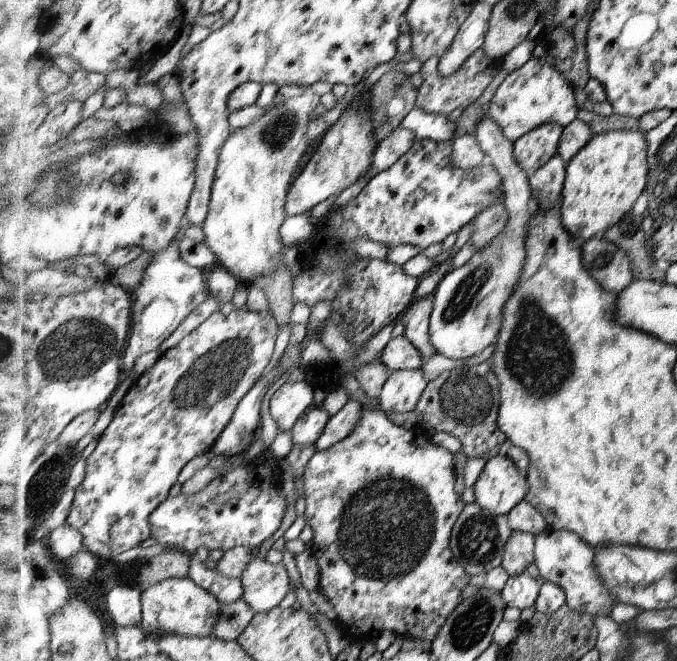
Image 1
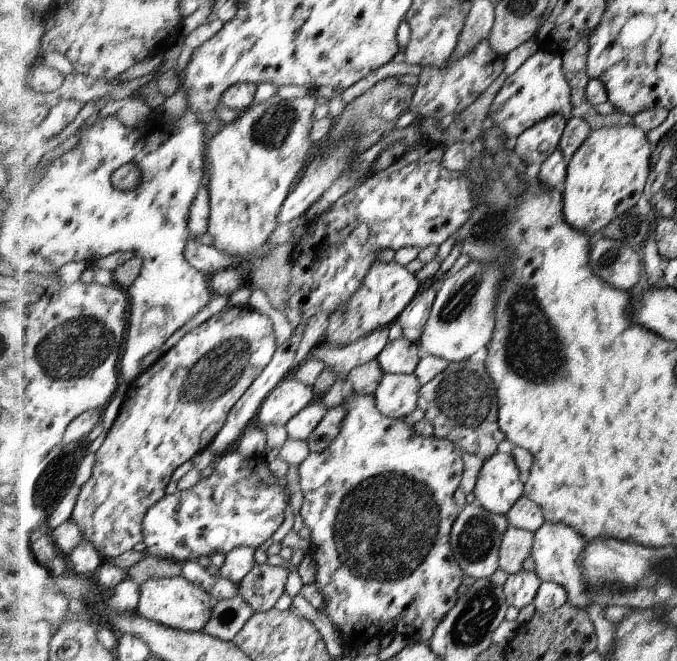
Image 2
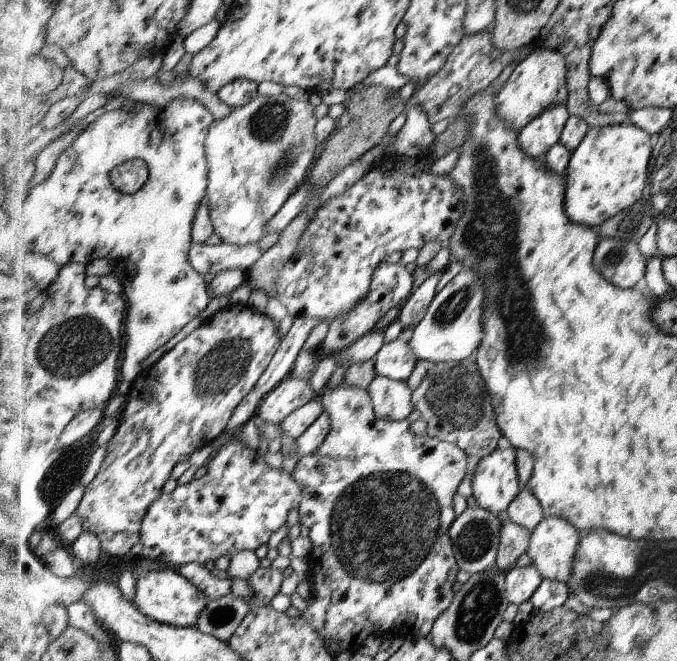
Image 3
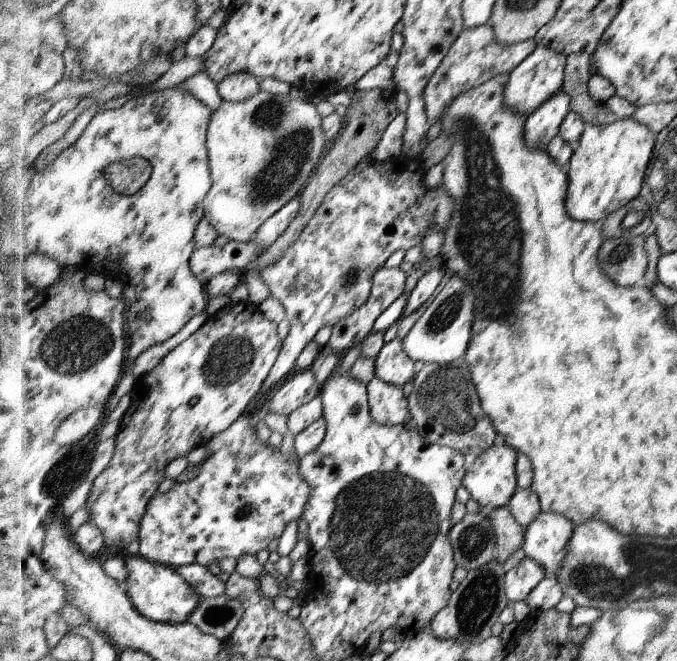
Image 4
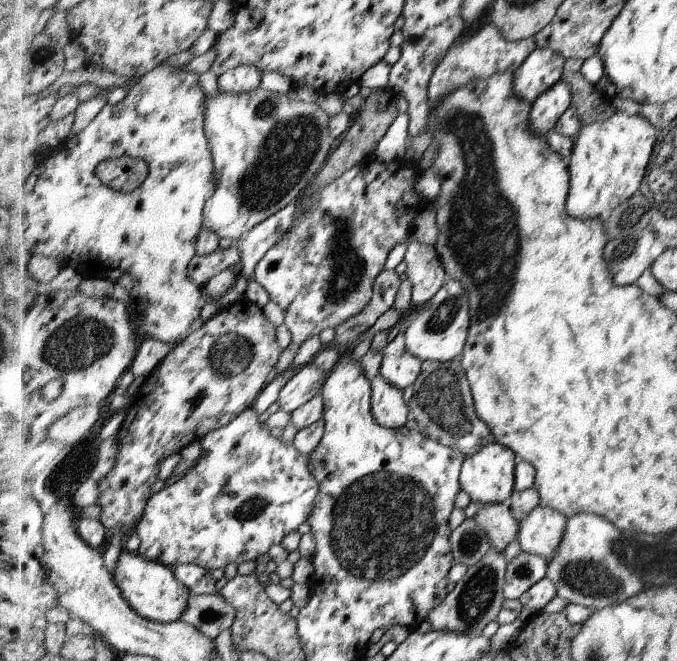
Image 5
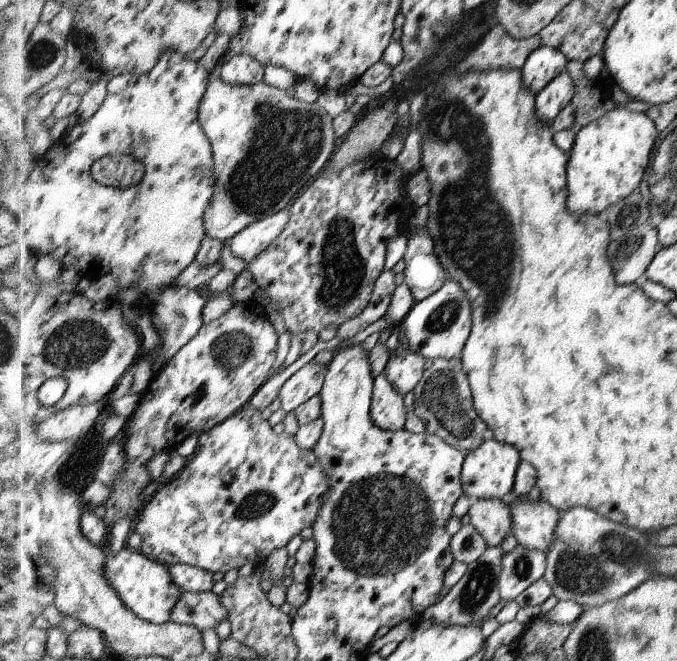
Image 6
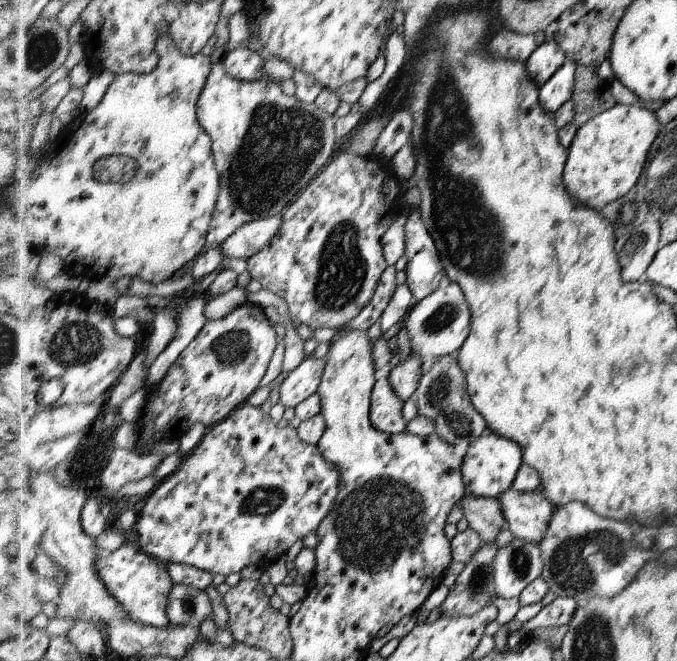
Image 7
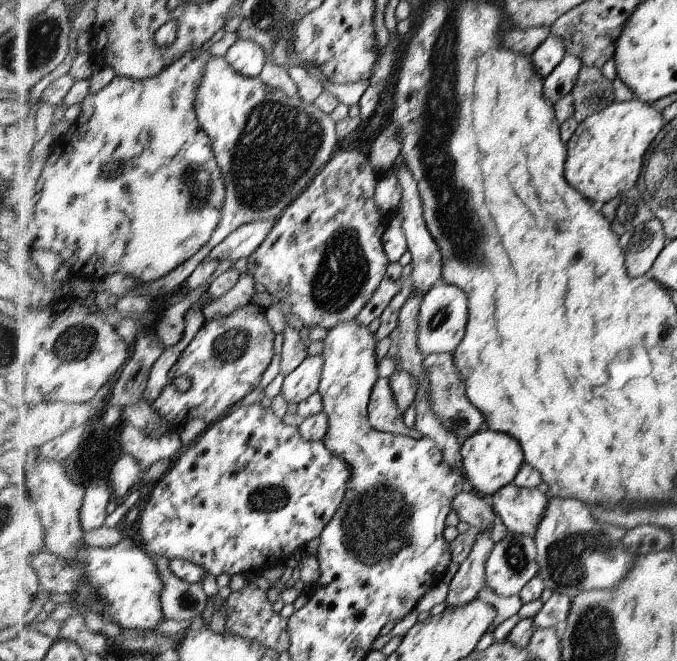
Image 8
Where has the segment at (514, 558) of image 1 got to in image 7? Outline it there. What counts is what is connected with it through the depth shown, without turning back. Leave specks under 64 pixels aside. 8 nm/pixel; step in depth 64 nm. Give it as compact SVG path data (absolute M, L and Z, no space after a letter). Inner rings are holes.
M474 497L459 500L469 527L476 530L483 543L495 544L503 524L506 522L499 498Z

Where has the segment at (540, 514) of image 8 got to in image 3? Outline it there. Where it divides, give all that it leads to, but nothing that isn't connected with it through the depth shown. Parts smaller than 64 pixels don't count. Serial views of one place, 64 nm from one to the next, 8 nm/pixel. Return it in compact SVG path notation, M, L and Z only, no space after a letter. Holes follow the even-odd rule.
M546 517L530 534L527 554L542 579L566 583L574 567L580 532L564 517Z

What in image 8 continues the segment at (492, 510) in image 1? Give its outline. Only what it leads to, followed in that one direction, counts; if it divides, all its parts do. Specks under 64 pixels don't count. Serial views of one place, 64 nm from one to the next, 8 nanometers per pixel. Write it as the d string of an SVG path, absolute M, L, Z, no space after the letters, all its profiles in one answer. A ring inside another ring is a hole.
M483 426L480 432L470 436L461 446L460 452L462 470L466 474L465 489L485 498L494 496L500 488L512 483L524 463L523 447L519 441L504 432L493 431L487 426Z

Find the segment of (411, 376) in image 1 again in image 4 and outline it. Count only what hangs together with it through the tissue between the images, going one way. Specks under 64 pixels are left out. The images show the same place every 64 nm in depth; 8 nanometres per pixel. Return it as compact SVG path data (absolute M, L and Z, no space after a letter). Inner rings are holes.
M374 377L367 385L371 416L381 425L396 426L406 422L409 411L403 388Z

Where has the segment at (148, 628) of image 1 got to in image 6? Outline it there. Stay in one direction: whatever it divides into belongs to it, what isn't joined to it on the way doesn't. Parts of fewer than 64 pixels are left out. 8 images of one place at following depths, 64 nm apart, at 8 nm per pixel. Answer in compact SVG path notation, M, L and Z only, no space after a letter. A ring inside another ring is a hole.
M126 548L118 554L114 554L106 563L106 576L110 578L112 586L118 590L122 600L140 618L156 624L166 624L174 618L174 612L180 598L182 598L182 586L176 584L172 570L163 561L154 560L146 556L140 549Z

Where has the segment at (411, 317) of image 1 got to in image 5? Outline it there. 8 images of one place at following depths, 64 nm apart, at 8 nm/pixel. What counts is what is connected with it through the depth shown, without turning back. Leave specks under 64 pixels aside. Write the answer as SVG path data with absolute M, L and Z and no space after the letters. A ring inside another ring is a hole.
M410 240L405 257L406 276L412 282L411 306L415 308L429 301L446 280L446 271L434 246Z

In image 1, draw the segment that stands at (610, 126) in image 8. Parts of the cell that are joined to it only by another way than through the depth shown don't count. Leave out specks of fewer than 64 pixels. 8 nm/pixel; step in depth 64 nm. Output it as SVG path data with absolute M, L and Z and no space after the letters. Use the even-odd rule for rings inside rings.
M639 128L592 135L590 142L566 166L559 208L564 230L570 236L581 242L602 236L632 210L646 182L650 182L646 152L648 144Z

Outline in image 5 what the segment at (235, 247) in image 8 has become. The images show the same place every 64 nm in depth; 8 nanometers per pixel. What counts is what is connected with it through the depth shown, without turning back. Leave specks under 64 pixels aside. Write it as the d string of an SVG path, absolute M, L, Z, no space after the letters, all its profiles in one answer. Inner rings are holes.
M288 204L284 210L269 216L262 224L259 224L244 238L238 240L242 250L241 272L250 278L250 287L247 299L259 304L262 308L268 304L269 294L255 277L258 264L264 260L264 255L279 242L284 233L291 227L295 220L297 204Z

